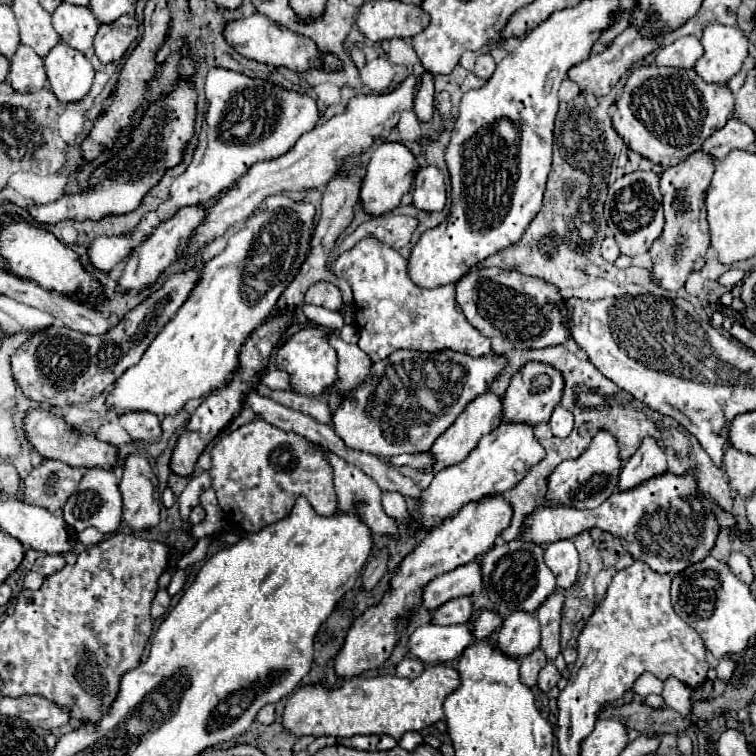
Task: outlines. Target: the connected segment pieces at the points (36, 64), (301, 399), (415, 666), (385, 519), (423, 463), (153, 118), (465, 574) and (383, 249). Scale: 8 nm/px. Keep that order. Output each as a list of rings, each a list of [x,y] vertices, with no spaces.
[[[21,44],[11,58],[11,72],[9,72],[9,84],[17,92],[37,92],[45,86],[45,68],[43,60],[35,54],[33,48]]]
[[[265,384],[257,386],[257,394],[265,396],[265,398],[271,398],[271,400],[275,400],[275,402],[287,406],[287,408],[293,408],[293,410],[299,410],[303,414],[309,414],[317,422],[323,422],[323,424],[331,422],[329,404],[319,400],[319,398],[309,398],[309,396],[303,396],[303,394],[297,394],[297,392],[277,392],[277,390],[271,390]]]
[[[405,658],[401,664],[397,664],[397,676],[405,676],[405,678],[415,678],[423,672],[423,664],[415,658]]]
[[[333,452],[329,454],[329,462],[333,466],[333,474],[335,474],[335,492],[339,498],[339,510],[343,514],[355,514],[355,518],[359,518],[363,524],[367,524],[367,528],[373,534],[389,534],[389,536],[397,536],[399,538],[399,528],[395,524],[393,518],[389,518],[381,506],[381,490],[379,486],[367,478],[357,466],[341,460],[339,456],[335,456]]]
[[[423,452],[423,454],[399,454],[399,456],[393,456],[391,458],[391,464],[393,466],[411,466],[411,468],[425,468],[425,470],[431,470],[433,466],[433,458],[429,452]]]
[[[183,48],[181,62],[181,82],[175,92],[167,98],[157,100],[149,106],[145,116],[139,120],[137,128],[131,134],[131,142],[107,164],[99,166],[91,176],[91,190],[83,194],[65,194],[59,200],[45,206],[31,206],[29,214],[37,222],[61,222],[61,220],[101,220],[107,214],[127,214],[133,212],[141,198],[161,180],[167,168],[173,168],[183,158],[183,148],[193,136],[195,128],[195,102],[197,92],[187,78],[193,74],[193,62],[187,56],[187,48]]]
[[[475,558],[473,562],[457,566],[455,570],[431,580],[423,590],[423,604],[427,610],[435,610],[447,600],[459,596],[477,596],[481,588],[481,566],[479,558]]]
[[[367,236],[351,250],[343,252],[335,260],[333,272],[347,280],[353,290],[359,348],[365,350],[373,362],[379,362],[401,348],[421,352],[449,348],[469,356],[485,356],[491,352],[491,340],[473,328],[459,310],[455,286],[445,284],[433,290],[415,286],[407,272],[407,260],[375,236]]]

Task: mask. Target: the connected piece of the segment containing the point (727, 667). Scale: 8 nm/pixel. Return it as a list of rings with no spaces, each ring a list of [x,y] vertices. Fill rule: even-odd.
[[[723,658],[723,660],[719,662],[719,666],[717,666],[717,678],[723,678],[723,680],[731,678],[735,666],[737,666],[735,660],[731,660],[731,658]]]

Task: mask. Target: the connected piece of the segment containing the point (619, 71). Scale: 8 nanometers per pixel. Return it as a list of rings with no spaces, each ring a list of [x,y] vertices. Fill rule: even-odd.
[[[627,26],[615,40],[613,44],[601,52],[601,54],[591,54],[589,60],[573,66],[569,70],[569,78],[575,80],[581,86],[581,92],[585,94],[595,94],[595,96],[605,96],[609,94],[609,90],[619,82],[619,78],[641,58],[645,58],[647,54],[651,54],[653,50],[659,48],[663,40],[663,34],[659,34],[659,38],[643,38],[643,34],[639,34],[639,30],[635,30],[635,26]]]

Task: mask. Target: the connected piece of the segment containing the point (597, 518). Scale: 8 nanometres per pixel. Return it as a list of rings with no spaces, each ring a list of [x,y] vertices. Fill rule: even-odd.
[[[693,470],[685,476],[665,472],[633,490],[611,494],[611,498],[607,498],[607,502],[595,510],[575,510],[567,506],[543,506],[533,510],[523,520],[521,538],[537,544],[549,544],[563,538],[573,538],[591,528],[601,528],[617,536],[635,560],[643,560],[655,572],[677,574],[709,556],[719,536],[719,524],[715,522],[715,516],[709,514],[701,518],[685,502],[685,498],[693,494],[697,494]]]

